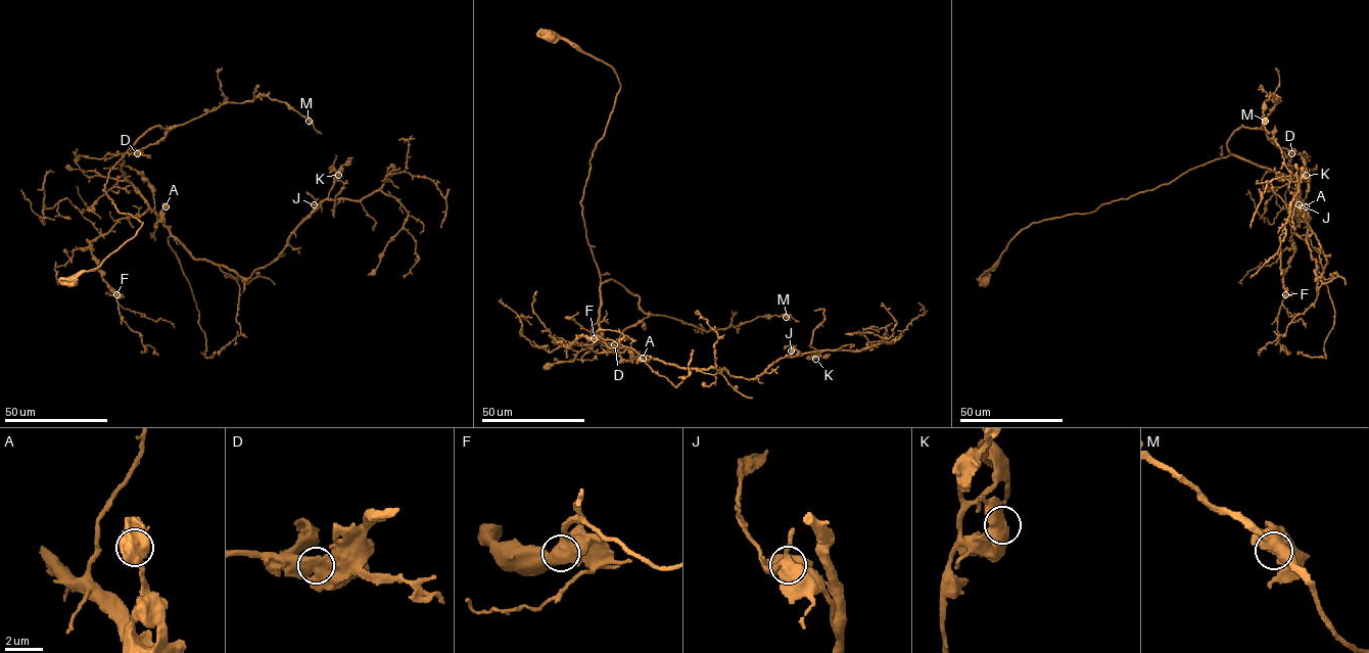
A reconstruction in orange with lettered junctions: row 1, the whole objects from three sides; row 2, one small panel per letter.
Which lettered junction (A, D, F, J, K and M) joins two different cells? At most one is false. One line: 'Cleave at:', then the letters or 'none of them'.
Cleave at: none of them

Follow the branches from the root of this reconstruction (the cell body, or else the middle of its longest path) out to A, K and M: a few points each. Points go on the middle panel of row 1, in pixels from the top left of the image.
A: (548, 36), (555, 33), (608, 64), (620, 85), (581, 205), (600, 274), (602, 339), (643, 358)
K: (548, 36), (608, 64), (620, 85), (581, 201), (606, 344), (749, 379), (785, 357), (815, 359)
M: (548, 36), (608, 64), (620, 85), (581, 201), (600, 283), (614, 279), (645, 312), (707, 332), (786, 317)

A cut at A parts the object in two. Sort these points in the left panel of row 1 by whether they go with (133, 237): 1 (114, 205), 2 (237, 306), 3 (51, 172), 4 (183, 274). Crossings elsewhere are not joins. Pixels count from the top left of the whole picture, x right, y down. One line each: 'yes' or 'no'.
1: yes
2: yes
3: yes
4: yes

